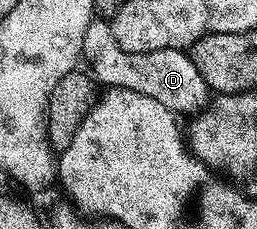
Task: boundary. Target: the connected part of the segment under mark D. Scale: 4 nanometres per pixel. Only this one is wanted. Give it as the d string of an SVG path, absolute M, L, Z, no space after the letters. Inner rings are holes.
M94 18L84 36L82 55L87 62L93 79L103 87L112 89L128 88L142 96L153 97L160 104L170 108L178 116L184 114L199 115L209 105L210 91L195 67L189 53L178 49L159 49L150 53L126 53L114 40L111 23ZM102 83L102 84L101 84ZM208 102L208 104L207 104Z

